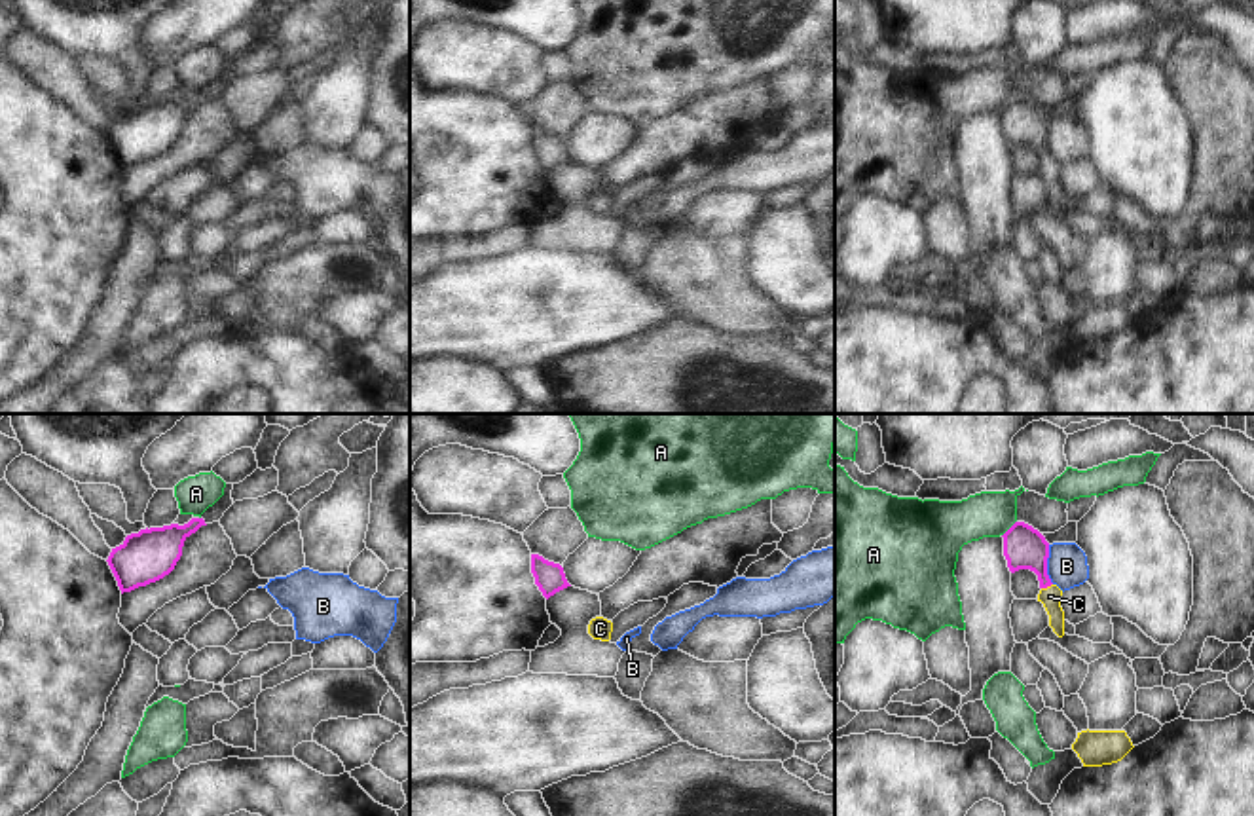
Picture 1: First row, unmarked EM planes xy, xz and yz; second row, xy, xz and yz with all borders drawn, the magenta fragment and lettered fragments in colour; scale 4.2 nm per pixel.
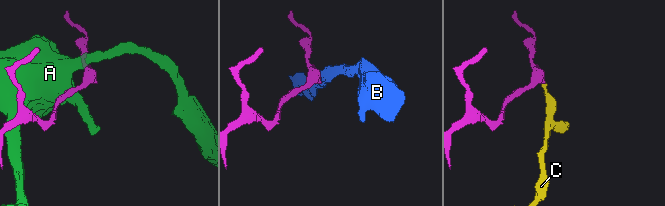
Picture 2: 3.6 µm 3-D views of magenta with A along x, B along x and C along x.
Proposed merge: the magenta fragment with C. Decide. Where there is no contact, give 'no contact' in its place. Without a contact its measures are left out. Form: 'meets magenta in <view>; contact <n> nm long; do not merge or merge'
meets magenta in yz; contact 50 nm long; merge

